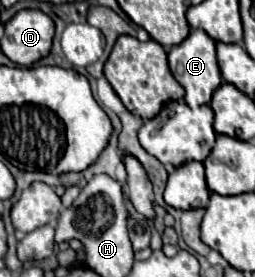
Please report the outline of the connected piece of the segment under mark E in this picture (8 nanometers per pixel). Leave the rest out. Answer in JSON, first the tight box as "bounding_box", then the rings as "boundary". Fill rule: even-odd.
{"bounding_box":[169,30,223,108],"boundary":[[[191,30],[191,34],[179,46],[171,48],[169,68],[175,80],[185,88],[185,102],[189,108],[199,108],[203,104],[209,104],[213,92],[223,84],[215,54],[215,42],[203,30]]]}

